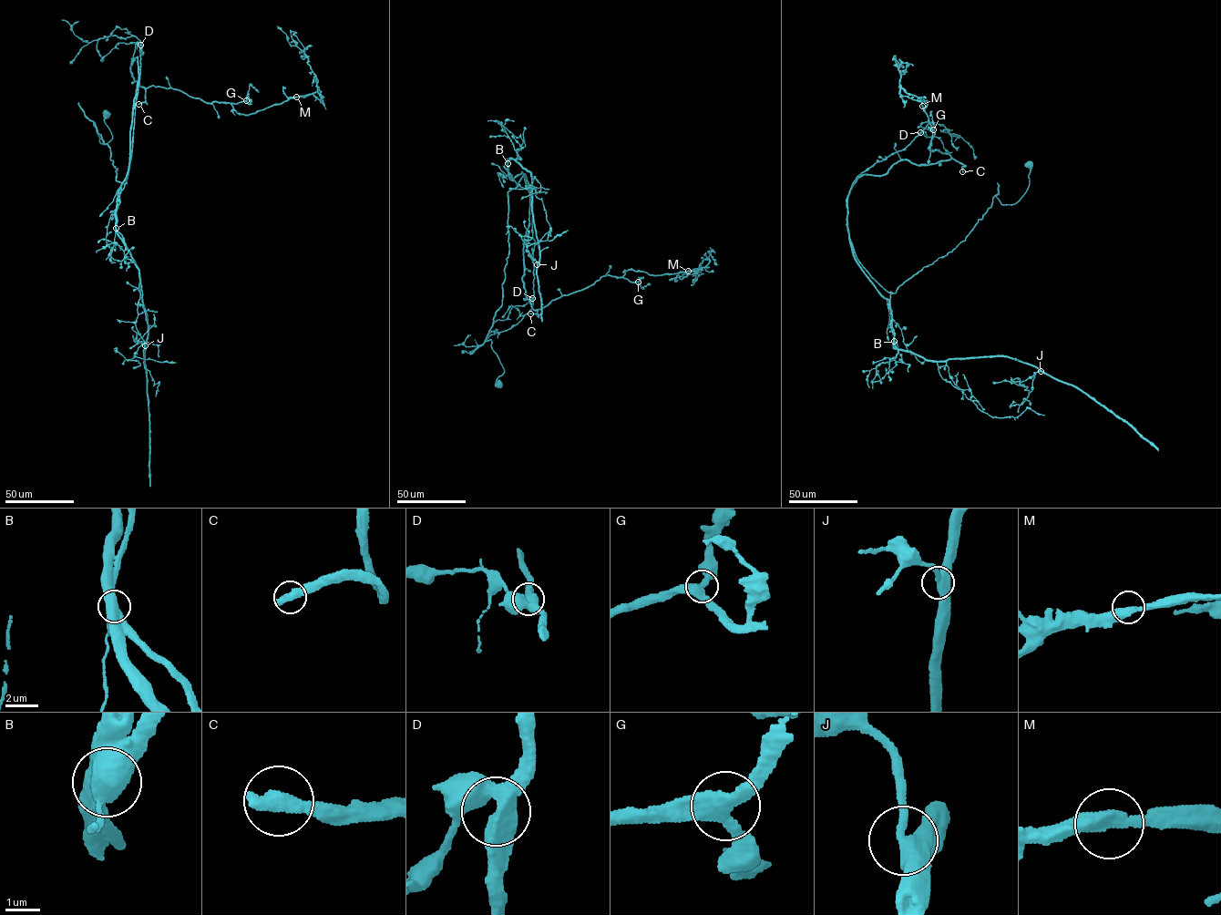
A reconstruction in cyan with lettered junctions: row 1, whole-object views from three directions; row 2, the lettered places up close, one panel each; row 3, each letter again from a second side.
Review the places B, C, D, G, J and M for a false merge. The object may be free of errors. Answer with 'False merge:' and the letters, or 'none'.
False merge: B

